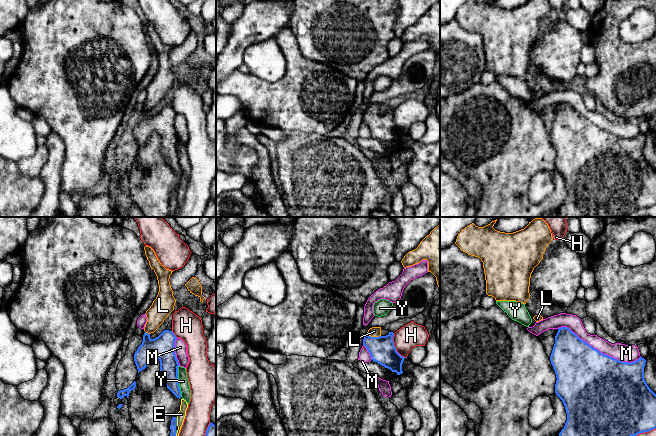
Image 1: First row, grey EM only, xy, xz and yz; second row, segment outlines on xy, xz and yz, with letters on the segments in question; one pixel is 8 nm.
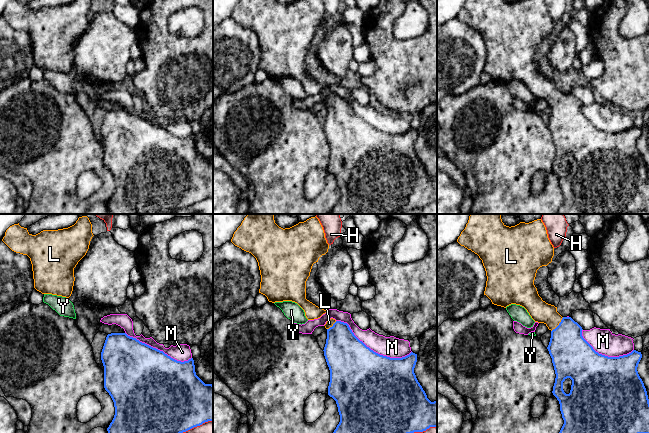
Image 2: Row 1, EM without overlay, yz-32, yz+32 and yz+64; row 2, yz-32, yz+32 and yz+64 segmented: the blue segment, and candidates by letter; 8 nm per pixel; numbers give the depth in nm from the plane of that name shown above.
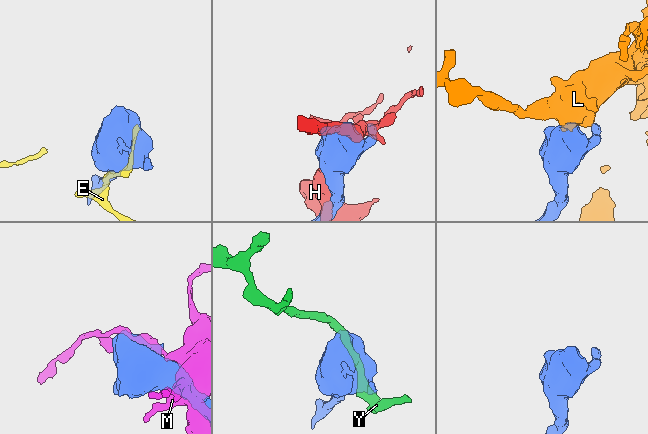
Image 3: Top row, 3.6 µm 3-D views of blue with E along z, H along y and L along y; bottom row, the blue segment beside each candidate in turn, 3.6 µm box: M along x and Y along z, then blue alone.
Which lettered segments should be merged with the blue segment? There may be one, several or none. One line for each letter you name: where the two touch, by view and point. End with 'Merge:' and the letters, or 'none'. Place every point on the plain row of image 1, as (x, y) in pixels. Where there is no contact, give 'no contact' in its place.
L: xz (374, 113)
Merge: L

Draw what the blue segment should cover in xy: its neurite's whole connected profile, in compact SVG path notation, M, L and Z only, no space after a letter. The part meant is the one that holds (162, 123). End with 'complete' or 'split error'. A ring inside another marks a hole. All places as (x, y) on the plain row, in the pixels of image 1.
M145 22L144 26L149 41L157 52L159 68L145 89L147 93L144 103L145 109L142 120L134 130L134 137L139 149L146 144L153 134L158 134L161 152L166 163L180 175L181 167L178 159L178 143L180 141L175 130L175 117L177 113L172 107L164 106L158 113L150 114L150 110L154 109L174 86L176 75L173 72L174 67L169 57L173 47L166 45L160 39L151 23Z; split error

